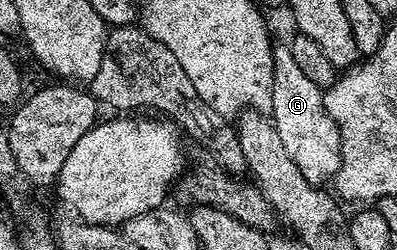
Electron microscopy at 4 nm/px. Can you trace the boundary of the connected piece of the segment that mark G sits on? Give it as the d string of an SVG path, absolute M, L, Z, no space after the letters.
M276 44L273 48L273 71L272 71L272 105L269 108L271 120L276 131L279 133L284 149L291 155L291 159L298 165L300 172L312 184L322 186L329 179L332 180L341 164L341 138L334 119L326 113L322 97L324 92L317 84L305 77L293 59L291 48L288 44Z

